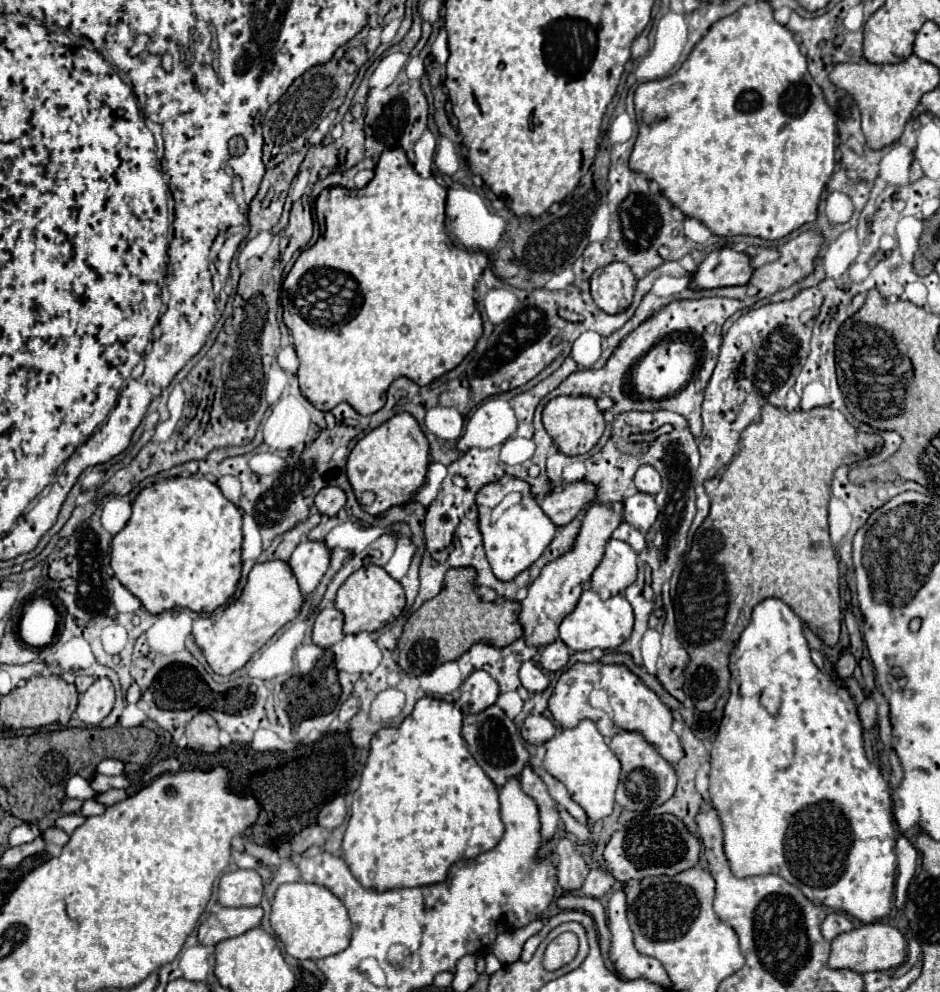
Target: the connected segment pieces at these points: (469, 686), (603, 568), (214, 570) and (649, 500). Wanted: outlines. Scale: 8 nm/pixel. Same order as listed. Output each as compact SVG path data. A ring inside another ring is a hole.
M484 670L472 672L460 690L460 706L464 714L478 714L480 710L492 706L500 694L496 680L490 674L484 674Z
M610 540L602 562L592 574L590 588L600 598L610 598L624 592L632 582L636 582L636 552L622 540Z
M196 476L168 478L140 490L132 502L132 516L112 540L110 565L114 576L126 586L150 614L172 608L188 608L196 614L214 612L226 604L238 586L242 568L242 510L228 500L218 484Z
M636 492L624 500L624 520L638 530L648 530L658 516L658 506L654 496Z

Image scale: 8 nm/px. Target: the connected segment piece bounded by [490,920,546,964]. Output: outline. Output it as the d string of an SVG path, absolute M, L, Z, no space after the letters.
M534 920L530 922L528 926L524 928L518 928L518 930L510 930L510 932L504 932L496 938L496 942L492 944L492 954L502 962L502 964L512 964L520 958L522 954L522 948L526 944L526 940L534 934L540 932L540 928L546 924L546 920Z

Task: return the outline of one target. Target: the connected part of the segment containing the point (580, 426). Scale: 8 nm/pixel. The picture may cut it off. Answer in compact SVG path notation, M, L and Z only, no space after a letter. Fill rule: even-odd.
M558 396L552 398L544 412L542 412L542 422L546 432L552 436L554 444L558 446L558 450L566 456L578 456L578 454L586 454L590 452L590 448L600 440L602 432L604 432L604 416L596 406L596 400L590 396Z

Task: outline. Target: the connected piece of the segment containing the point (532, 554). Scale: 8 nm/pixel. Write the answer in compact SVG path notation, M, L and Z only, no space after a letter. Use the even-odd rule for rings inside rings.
M510 478L510 482L506 486L500 486L498 482L484 486L476 494L476 504L478 504L478 514L480 514L480 532L484 536L484 550L486 550L488 562L492 566L492 572L498 580L510 582L542 556L542 552L554 538L556 526L552 526L550 518L540 510L538 500L530 494L530 486L518 478ZM512 492L520 492L522 500L518 504L514 504L512 508L504 510L502 516L492 522L494 508Z

